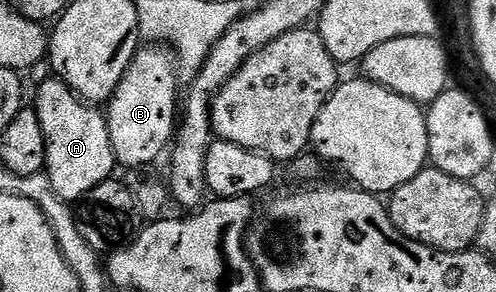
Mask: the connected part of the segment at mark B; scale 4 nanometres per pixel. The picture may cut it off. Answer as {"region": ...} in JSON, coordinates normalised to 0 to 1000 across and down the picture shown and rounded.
{"region":[[[329,161],[282,164],[212,373],[220,490],[234,555],[250,582],[310,568],[313,548],[329,521],[329,534],[339,521],[357,455],[357,336],[363,318],[365,277],[347,185]]]}

